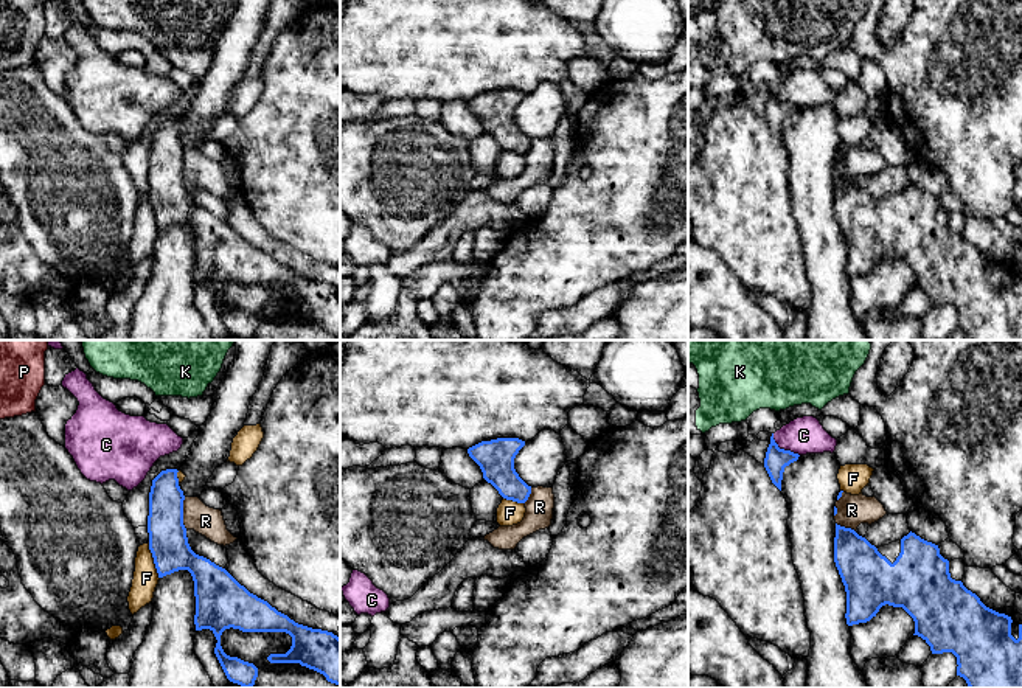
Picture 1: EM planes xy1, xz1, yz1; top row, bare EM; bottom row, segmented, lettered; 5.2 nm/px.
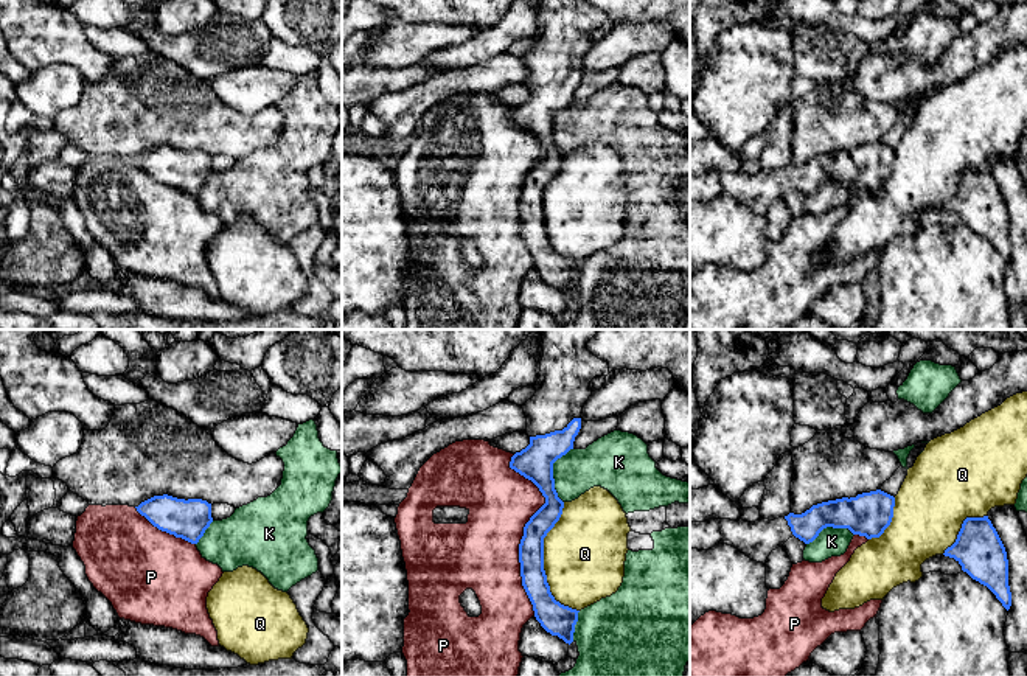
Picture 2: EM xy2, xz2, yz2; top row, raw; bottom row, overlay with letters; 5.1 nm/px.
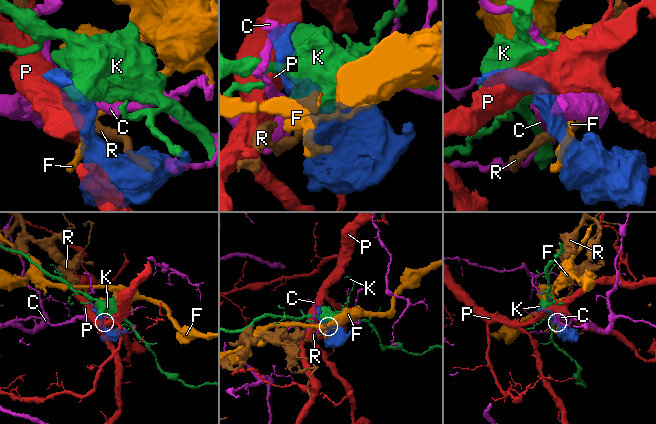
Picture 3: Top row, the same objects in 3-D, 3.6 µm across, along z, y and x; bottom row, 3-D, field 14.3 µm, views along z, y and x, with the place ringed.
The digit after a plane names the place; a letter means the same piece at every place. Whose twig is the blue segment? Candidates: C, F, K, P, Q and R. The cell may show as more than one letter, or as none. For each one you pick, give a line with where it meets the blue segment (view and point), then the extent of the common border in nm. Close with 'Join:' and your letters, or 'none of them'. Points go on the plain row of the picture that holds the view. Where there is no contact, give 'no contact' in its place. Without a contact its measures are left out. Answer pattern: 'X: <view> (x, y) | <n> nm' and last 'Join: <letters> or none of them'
Join: none of them

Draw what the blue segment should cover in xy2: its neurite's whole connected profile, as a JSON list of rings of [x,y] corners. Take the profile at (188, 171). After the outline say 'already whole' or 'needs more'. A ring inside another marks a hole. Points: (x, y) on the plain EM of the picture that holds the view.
[[[168,146],[154,148],[137,163],[154,179],[191,196],[197,196],[213,174],[211,155],[202,151],[177,151]]]; already whole

